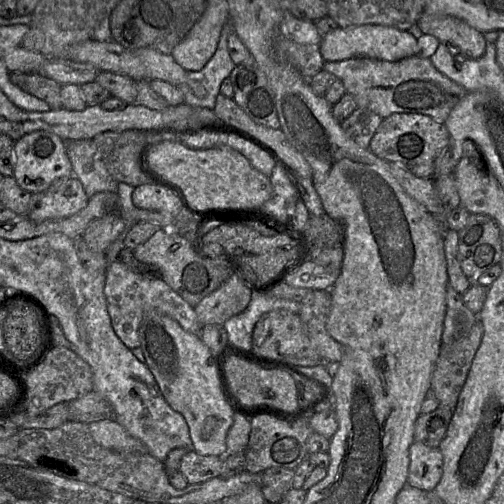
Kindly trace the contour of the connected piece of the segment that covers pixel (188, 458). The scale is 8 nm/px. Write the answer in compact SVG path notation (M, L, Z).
M187 451L180 461L179 471L188 484L199 484L212 478L219 477L222 472L224 457L200 455Z

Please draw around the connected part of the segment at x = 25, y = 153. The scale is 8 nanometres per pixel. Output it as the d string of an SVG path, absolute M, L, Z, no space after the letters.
M35 131L14 142L15 167L13 177L24 190L38 193L46 190L57 179L73 176L71 161L66 152L66 142L54 133Z

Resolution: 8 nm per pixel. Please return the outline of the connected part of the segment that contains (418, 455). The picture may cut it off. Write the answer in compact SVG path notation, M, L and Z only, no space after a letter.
M414 441L409 448L407 483L423 491L434 491L443 474L443 456L438 448Z

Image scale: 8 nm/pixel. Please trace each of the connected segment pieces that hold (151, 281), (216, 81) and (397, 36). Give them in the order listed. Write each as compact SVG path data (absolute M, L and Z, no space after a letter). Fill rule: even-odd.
M119 260L110 262L106 268L104 294L112 327L117 337L130 350L140 347L139 326L147 313L169 316L192 334L200 335L203 328L197 319L195 307L188 304L162 279L137 274Z
M229 21L223 27L215 54L200 71L188 71L188 80L201 83L207 90L205 97L198 97L187 83L178 86L185 97L185 103L213 110L216 98L220 94L222 82L228 78L236 67L228 51L228 37L234 33L232 23Z
M363 24L346 28L337 27L323 36L319 48L325 62L344 61L357 57L395 62L417 55L417 39L408 31L394 27Z

